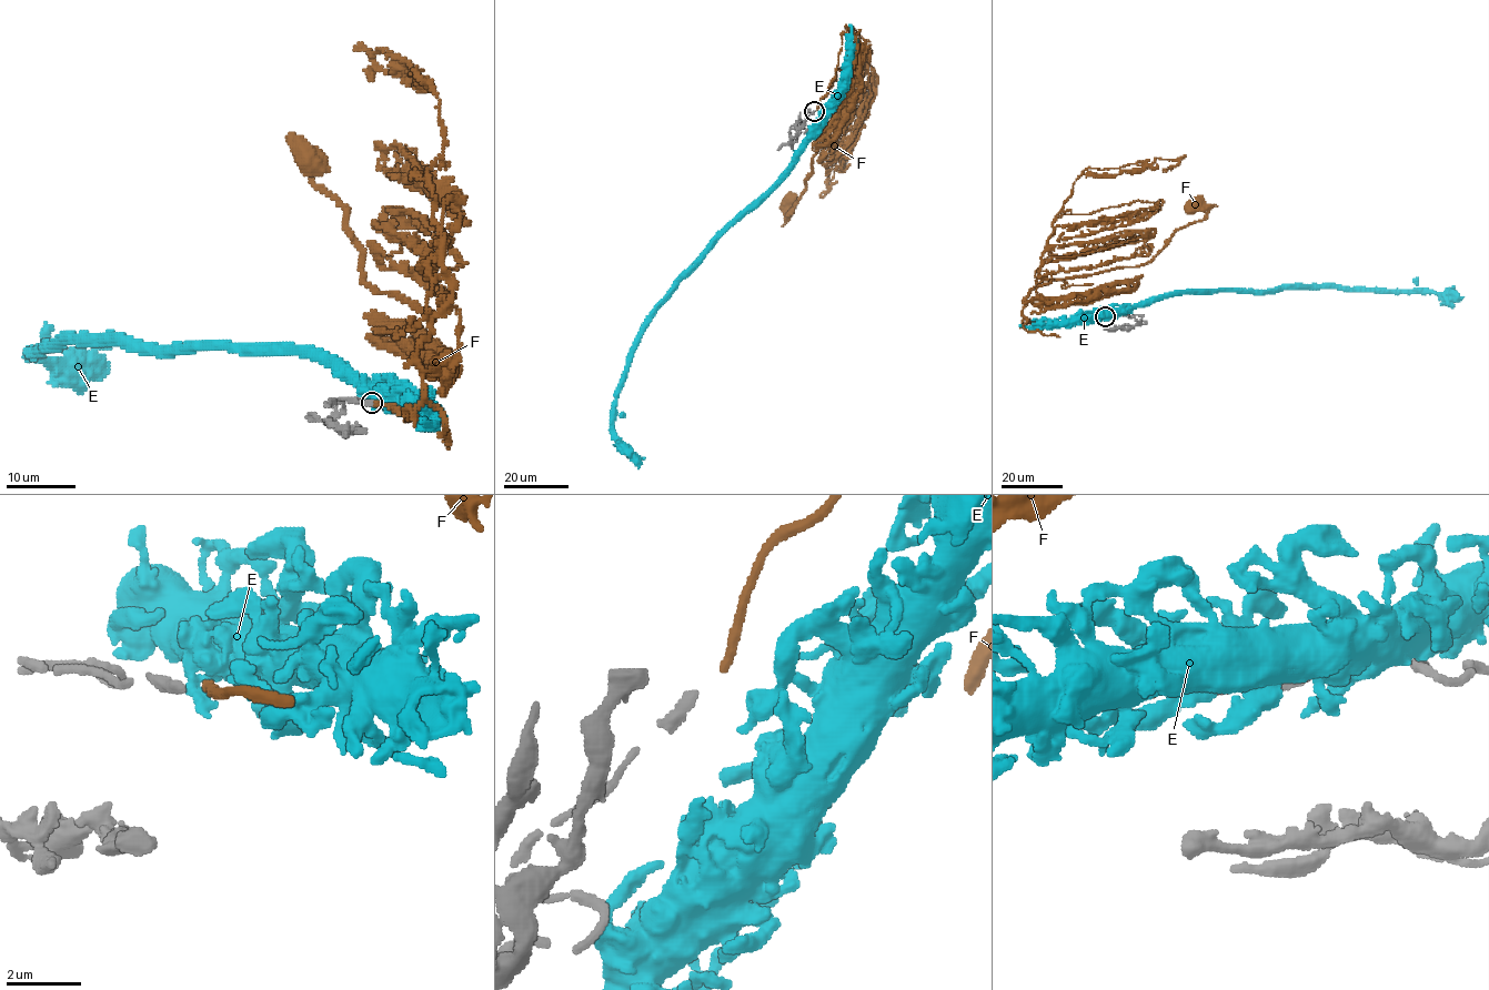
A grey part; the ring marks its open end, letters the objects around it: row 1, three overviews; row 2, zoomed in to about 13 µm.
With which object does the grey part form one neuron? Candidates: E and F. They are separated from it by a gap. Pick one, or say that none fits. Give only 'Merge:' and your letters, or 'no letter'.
Merge: F

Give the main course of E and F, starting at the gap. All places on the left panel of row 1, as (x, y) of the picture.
E: (380, 401), (390, 410), (363, 381), (303, 354), (250, 345), (69, 342), (32, 353), (76, 357), (103, 370)
F: (374, 402), (415, 416), (418, 349), (432, 313), (362, 279), (348, 211), (314, 184), (308, 155)

